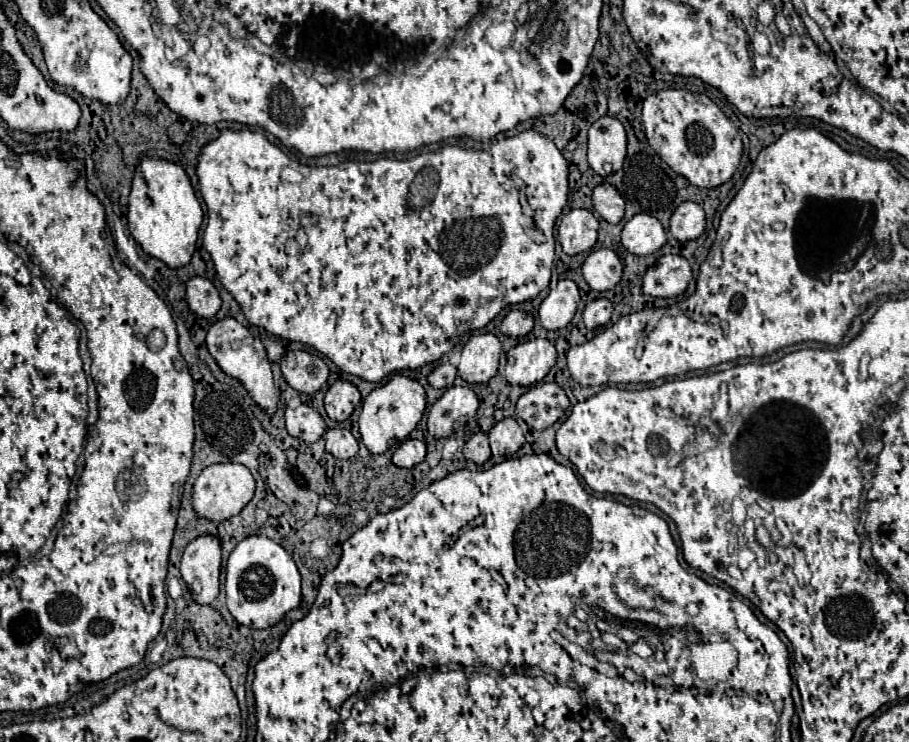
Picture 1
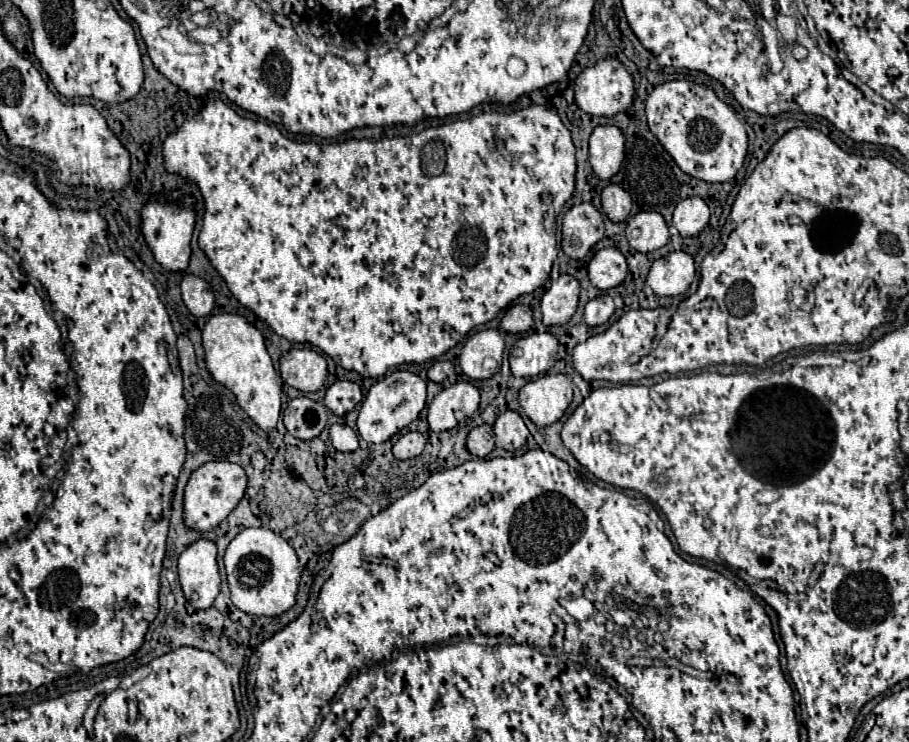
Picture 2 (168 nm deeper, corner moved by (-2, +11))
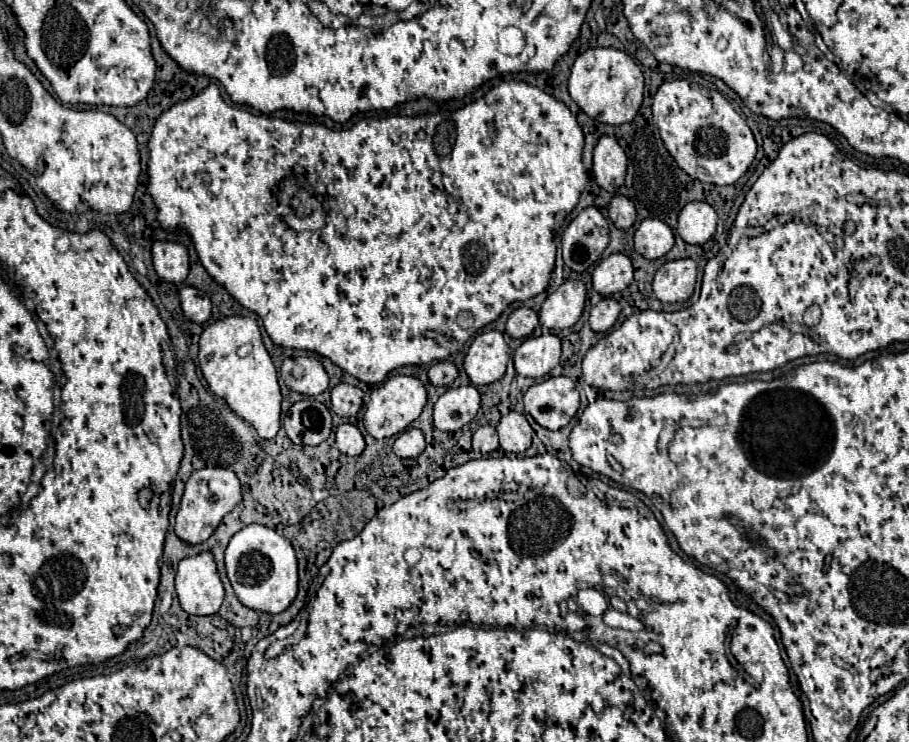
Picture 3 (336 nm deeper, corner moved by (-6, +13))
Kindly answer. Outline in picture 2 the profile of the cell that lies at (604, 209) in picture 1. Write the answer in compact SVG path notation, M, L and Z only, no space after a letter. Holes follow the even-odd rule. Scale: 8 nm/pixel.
M609 183L601 191L601 209L611 221L625 221L631 213L631 197L623 187Z

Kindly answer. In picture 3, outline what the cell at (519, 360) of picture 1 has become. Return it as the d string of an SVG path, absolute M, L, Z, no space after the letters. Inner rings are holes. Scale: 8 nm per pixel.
M553 333L527 337L515 351L515 371L523 377L545 377L561 359L561 341Z

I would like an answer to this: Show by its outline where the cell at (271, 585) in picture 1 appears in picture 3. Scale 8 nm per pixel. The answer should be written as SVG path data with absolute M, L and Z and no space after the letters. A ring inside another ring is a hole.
M247 525L237 531L225 549L227 577L237 599L255 611L283 613L297 595L297 559L291 543L265 525Z

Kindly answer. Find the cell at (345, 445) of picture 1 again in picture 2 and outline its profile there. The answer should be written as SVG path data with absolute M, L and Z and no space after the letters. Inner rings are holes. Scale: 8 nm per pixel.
M331 425L329 429L329 439L337 451L355 451L359 447L359 435L355 429L347 425Z

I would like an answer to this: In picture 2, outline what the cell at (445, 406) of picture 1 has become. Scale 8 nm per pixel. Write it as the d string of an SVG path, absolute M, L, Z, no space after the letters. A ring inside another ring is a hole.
M457 381L455 385L443 389L427 409L427 421L431 431L453 429L457 427L457 411L463 411L467 417L471 417L479 409L479 391L469 381Z

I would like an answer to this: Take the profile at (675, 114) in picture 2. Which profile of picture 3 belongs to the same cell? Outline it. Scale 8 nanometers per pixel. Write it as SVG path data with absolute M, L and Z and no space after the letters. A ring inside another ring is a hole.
M683 79L666 81L654 95L651 108L653 121L659 127L659 135L663 135L665 149L689 177L711 185L733 185L747 173L757 153L755 137L745 119L733 109L727 99L721 97L719 91L709 91L697 83L689 83Z

